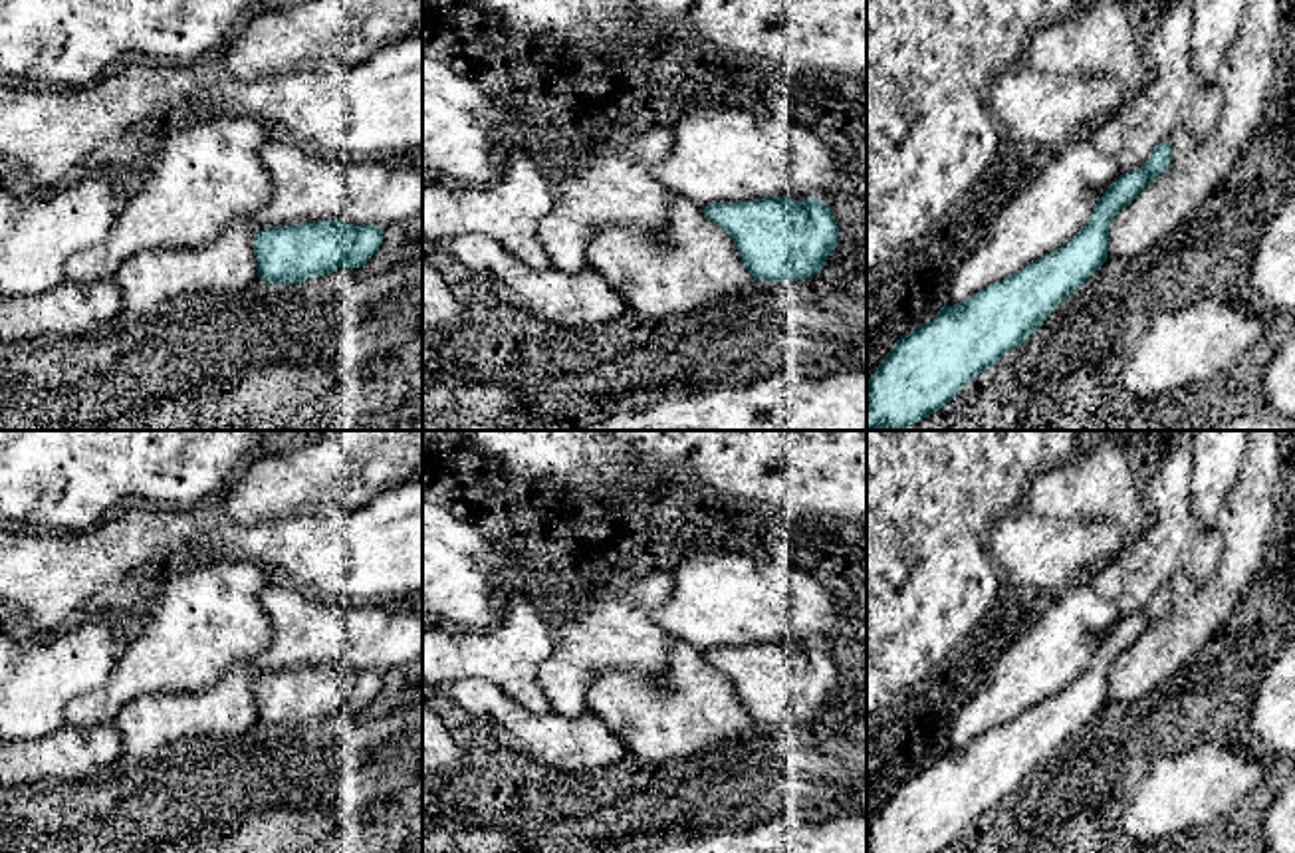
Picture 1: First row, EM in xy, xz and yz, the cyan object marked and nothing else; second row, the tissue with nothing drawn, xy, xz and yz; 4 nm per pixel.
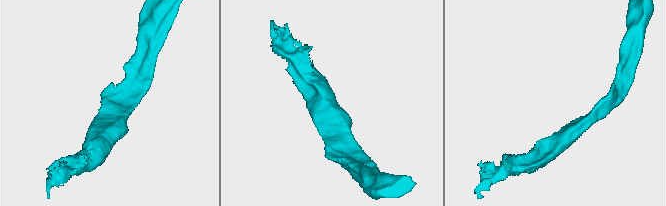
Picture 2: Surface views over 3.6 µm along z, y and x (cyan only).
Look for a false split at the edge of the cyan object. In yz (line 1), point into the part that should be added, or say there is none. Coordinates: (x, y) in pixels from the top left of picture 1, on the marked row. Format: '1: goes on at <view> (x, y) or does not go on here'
1: does not go on here

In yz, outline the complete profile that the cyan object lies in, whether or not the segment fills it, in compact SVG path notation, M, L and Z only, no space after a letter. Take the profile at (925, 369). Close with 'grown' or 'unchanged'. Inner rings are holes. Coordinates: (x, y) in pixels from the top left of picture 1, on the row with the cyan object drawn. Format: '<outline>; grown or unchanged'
M1170 141L1154 147L1148 161L1122 173L1097 200L1089 222L1061 248L1037 258L1013 276L994 282L956 305L942 305L932 321L900 337L867 383L867 426L902 430L950 403L984 369L1021 345L1045 317L1085 284L1105 262L1109 226L1120 208L1170 167Z; unchanged

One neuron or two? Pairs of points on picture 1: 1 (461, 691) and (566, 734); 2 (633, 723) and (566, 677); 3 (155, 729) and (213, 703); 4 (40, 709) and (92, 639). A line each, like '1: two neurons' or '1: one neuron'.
1: one neuron
2: two neurons
3: one neuron
4: one neuron

